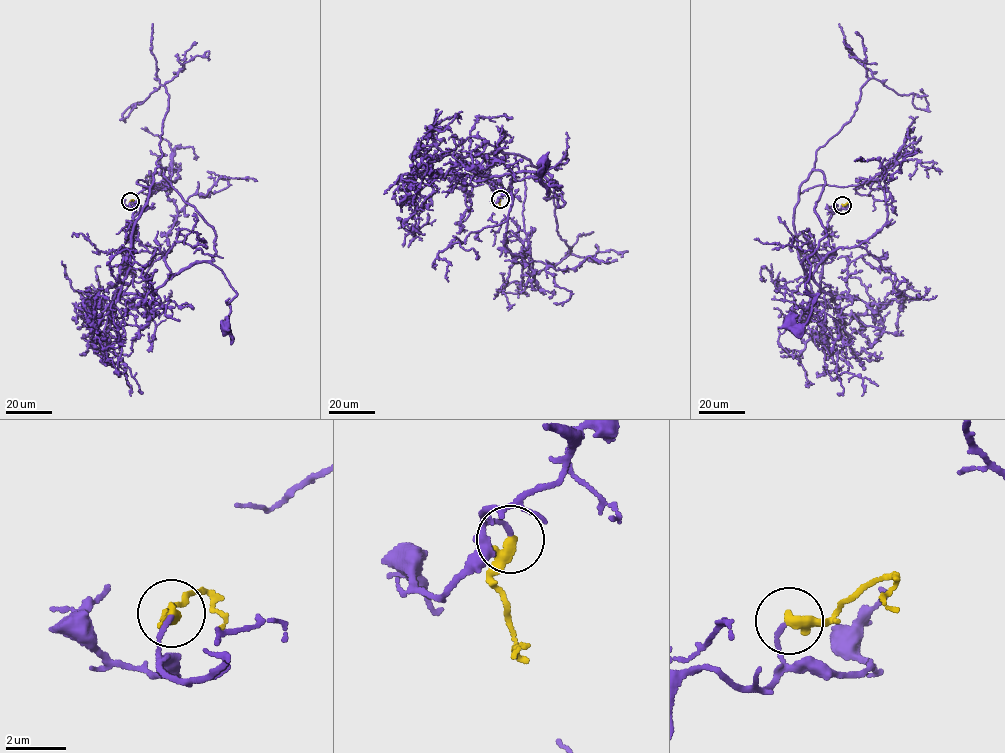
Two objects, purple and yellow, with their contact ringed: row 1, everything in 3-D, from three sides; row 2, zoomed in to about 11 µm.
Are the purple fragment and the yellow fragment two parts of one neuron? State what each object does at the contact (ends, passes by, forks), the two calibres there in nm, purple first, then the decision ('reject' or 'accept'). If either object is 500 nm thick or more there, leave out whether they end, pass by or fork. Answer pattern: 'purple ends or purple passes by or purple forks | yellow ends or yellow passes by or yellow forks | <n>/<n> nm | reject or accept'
purple ends | yellow ends | 160/400 nm | accept

